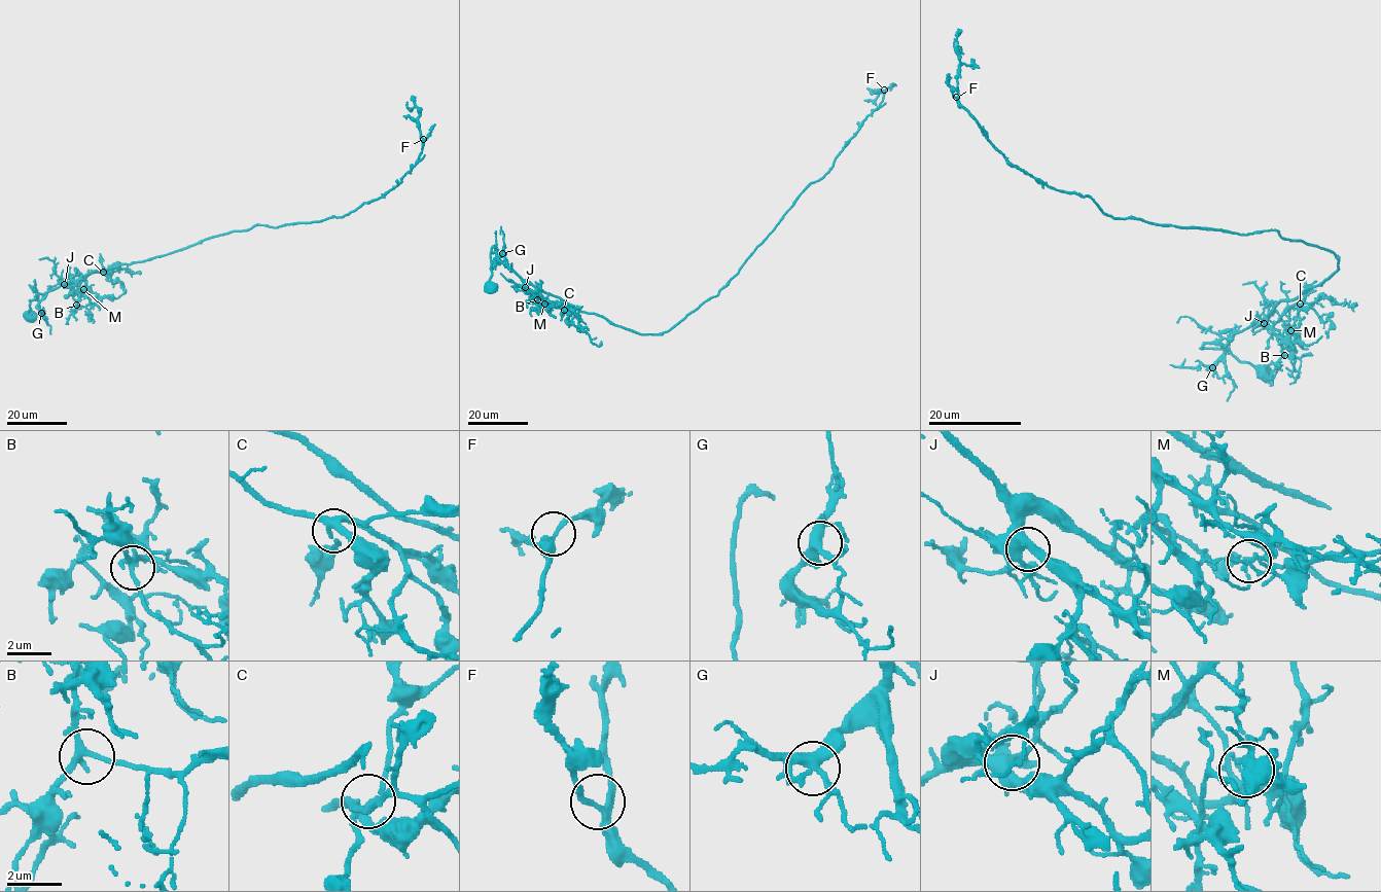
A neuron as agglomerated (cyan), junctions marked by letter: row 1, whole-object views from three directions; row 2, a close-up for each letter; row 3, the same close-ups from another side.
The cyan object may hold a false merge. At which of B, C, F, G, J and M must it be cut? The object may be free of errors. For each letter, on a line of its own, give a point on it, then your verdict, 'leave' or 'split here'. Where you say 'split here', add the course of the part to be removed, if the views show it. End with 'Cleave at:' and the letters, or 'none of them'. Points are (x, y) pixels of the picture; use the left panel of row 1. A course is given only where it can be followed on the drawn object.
B: at (76, 305); leave
C: at (103, 272); leave
F: at (423, 139); leave
G: at (41, 313); leave
J: at (64, 284); leave
M: at (83, 289); split here; foreign part runs (83, 289), (87, 286), (98, 296), (113, 300)
Cleave at: M

